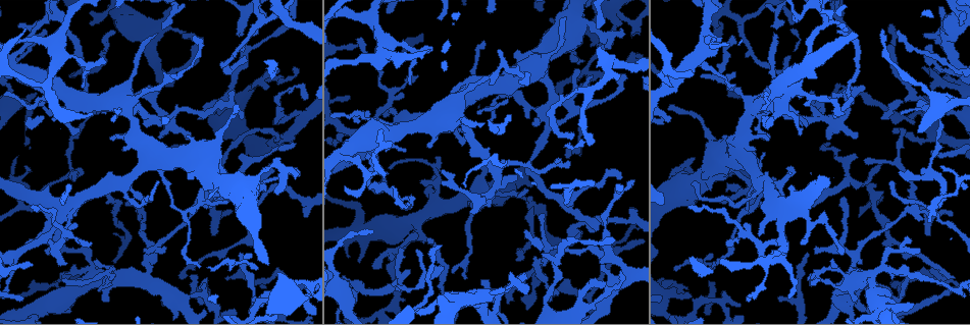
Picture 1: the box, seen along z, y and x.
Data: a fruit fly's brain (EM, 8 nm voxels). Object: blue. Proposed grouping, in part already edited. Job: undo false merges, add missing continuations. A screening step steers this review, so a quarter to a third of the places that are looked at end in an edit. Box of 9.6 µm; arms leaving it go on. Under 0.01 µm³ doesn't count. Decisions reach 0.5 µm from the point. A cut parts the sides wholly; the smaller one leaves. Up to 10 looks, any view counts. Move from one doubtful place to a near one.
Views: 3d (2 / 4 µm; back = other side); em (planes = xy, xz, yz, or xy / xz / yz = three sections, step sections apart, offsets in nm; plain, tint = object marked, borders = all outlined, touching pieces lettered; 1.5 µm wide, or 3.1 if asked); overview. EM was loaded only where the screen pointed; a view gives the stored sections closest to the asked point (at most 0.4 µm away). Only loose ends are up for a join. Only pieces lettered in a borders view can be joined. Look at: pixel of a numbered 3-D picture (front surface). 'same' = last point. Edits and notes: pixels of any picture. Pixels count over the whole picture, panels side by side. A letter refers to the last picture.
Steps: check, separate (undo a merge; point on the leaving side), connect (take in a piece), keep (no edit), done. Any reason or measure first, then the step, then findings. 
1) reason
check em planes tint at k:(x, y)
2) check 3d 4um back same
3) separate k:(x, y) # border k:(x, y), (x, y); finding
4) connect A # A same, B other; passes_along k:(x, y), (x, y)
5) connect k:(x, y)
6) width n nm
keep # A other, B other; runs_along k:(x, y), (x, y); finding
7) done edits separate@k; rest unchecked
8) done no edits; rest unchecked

branch stops here
check em xz step 4 tint at 1:(254, 299)

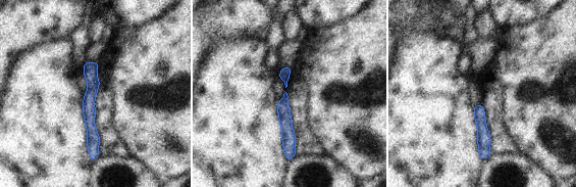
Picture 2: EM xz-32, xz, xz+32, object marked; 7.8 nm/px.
cut it another way
check em planes borders same

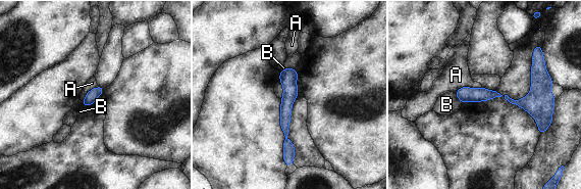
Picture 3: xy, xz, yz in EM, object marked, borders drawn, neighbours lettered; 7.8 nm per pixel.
width 90 nm
keep # A other, B other; runs_along 3:(293, 71), (285, 107), (287, 159); no lettered piece goes on from it

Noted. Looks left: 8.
thin end
check em planes borders at 1:(521, 84)

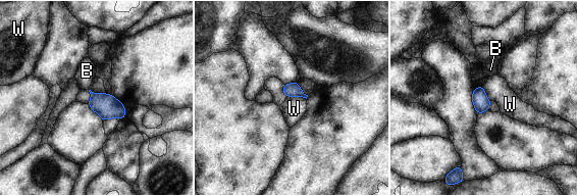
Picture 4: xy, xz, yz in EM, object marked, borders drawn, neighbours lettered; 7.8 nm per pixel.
longest_contact W 160 nm
keep # B other, W other; border 4:(286, 96), (302, 96), (306, 99); none of them fits

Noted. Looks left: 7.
arms part here
check em xz step 4 tint at 1:(675, 86)

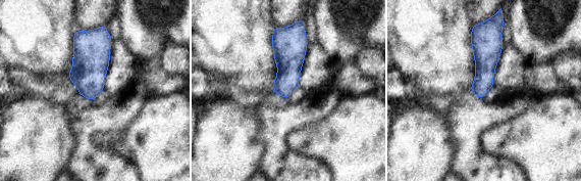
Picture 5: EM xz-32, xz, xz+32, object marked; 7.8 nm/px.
check em planes borders same

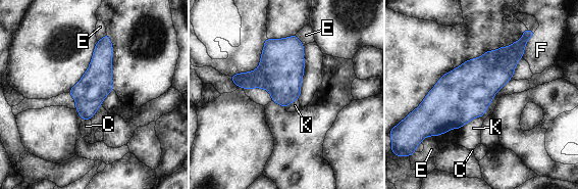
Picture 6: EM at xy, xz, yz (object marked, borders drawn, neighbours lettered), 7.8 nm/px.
keep # C other, E other, F other, K other; border 6:(511, 78), (482, 115), (459, 129); all the same neuron

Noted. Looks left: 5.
an open end
check em planes borders at 1:(837, 252)

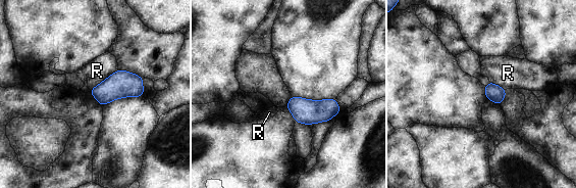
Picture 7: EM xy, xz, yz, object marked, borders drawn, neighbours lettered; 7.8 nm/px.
keep # R other; border 7:(117, 69), (90, 90); none of them fits

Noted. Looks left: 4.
done no edits; rest unchecked

